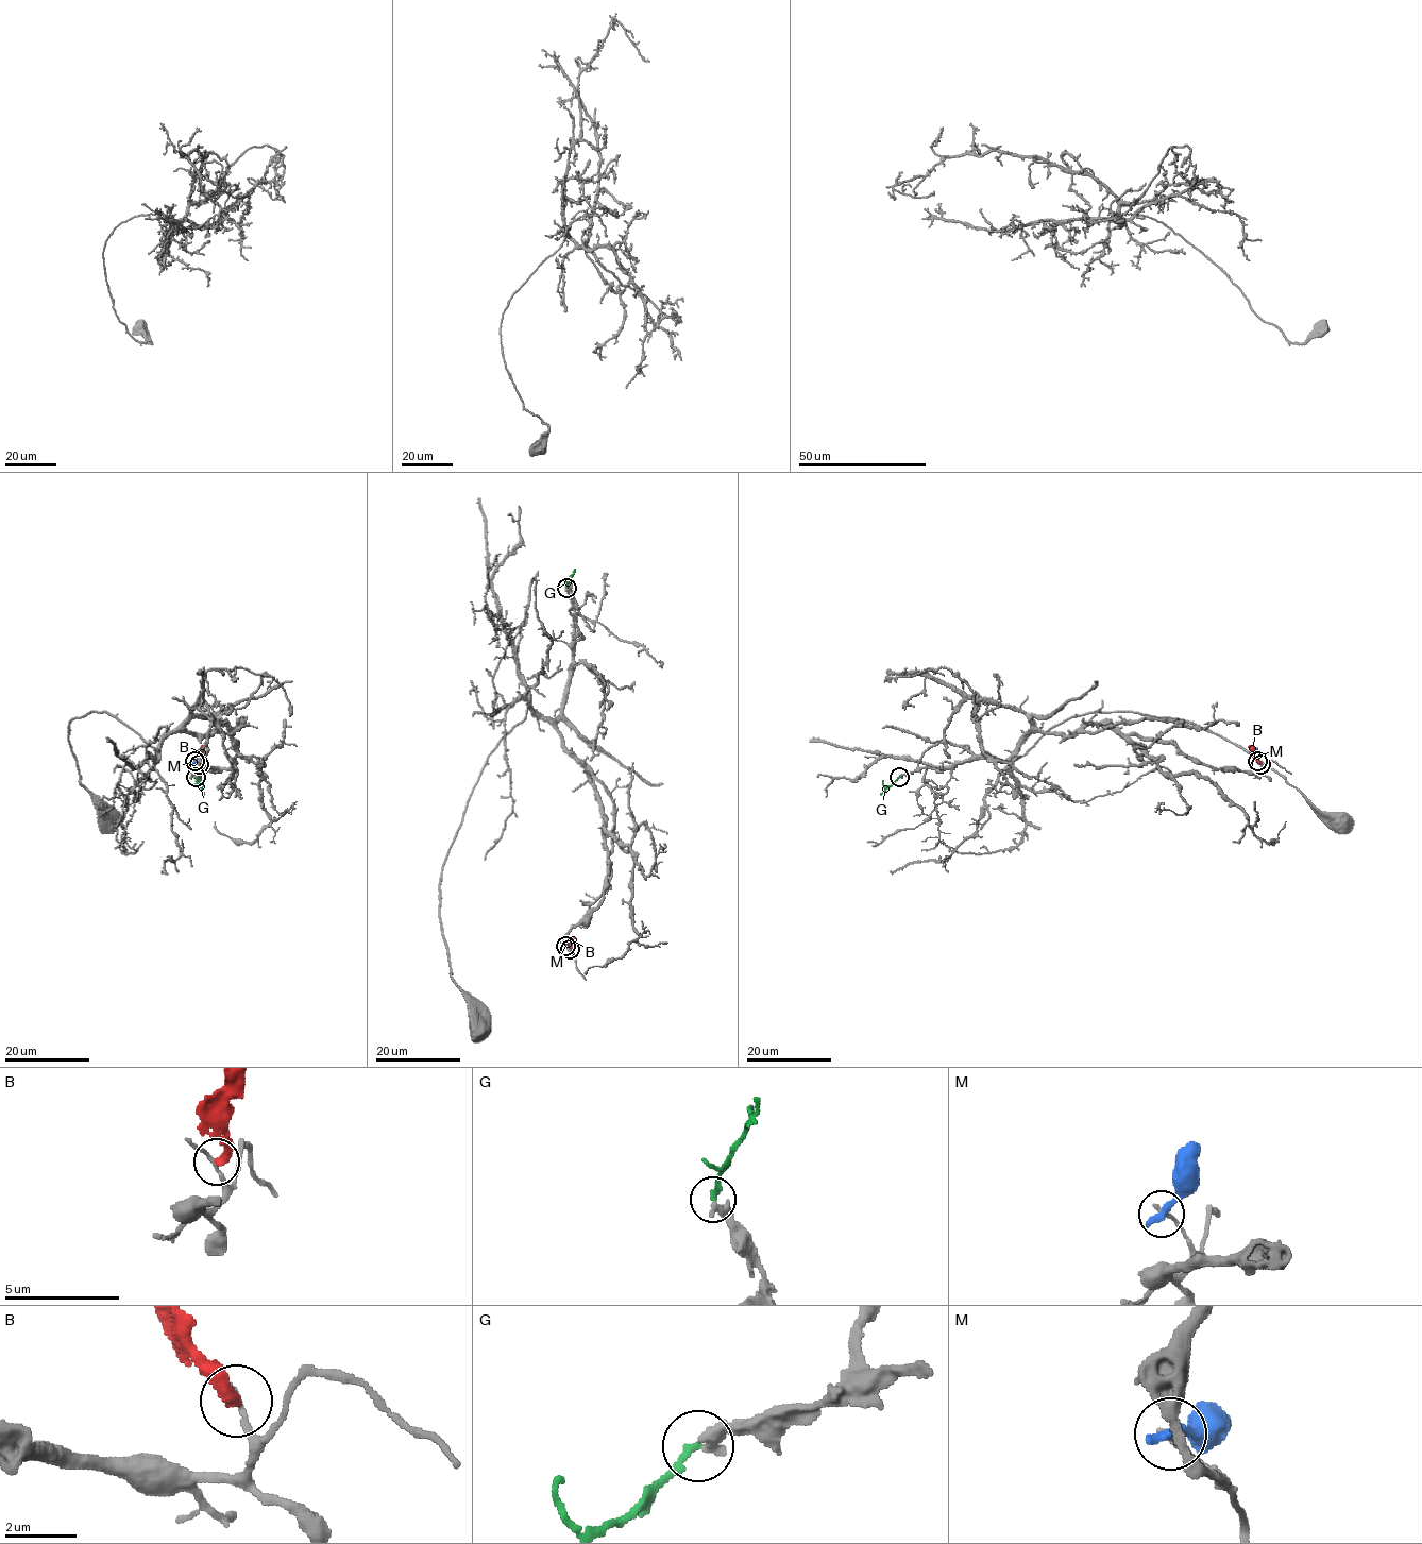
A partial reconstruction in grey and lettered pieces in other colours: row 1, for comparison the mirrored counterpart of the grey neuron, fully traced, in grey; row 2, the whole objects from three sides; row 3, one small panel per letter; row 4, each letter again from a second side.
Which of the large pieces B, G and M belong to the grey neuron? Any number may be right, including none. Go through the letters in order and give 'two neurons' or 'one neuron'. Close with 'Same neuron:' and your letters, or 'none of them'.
B: two neurons
G: two neurons
M: two neurons
Same neuron: none of them

